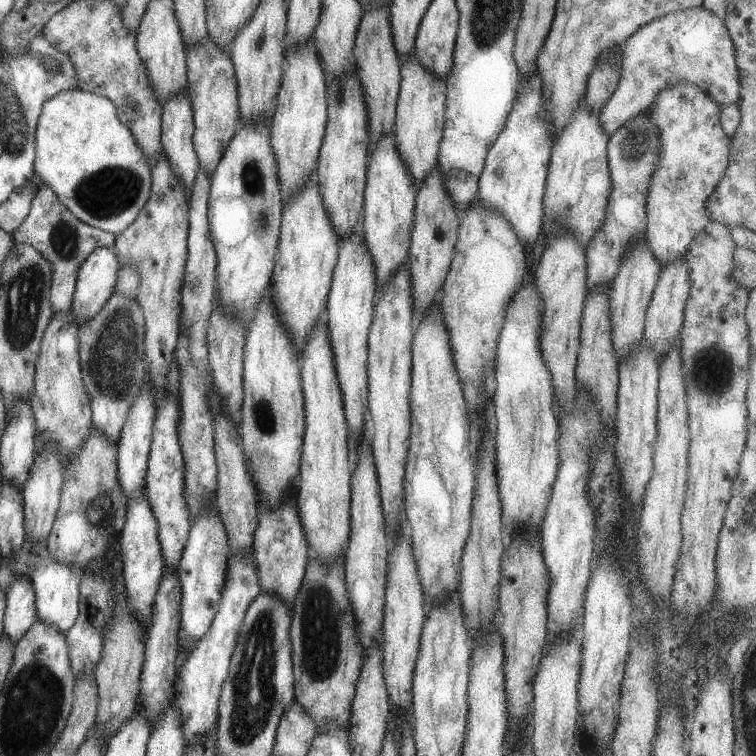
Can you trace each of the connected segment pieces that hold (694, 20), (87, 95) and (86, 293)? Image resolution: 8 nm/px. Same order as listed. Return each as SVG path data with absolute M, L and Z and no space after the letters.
M701 6L670 13L645 24L625 40L621 54L617 89L599 112L602 130L607 135L645 112L661 89L681 81L696 85L719 106L737 104L739 100L740 72L725 21Z
M78 89L62 91L55 94L55 97L48 99L42 107L39 119L36 123L35 139L35 155L34 155L34 172L39 176L39 183L50 187L57 199L73 214L80 222L94 227L95 229L110 233L115 236L122 232L132 221L135 220L137 214L143 209L150 197L151 189L151 170L148 157L143 154L140 147L136 144L135 138L129 129L119 121L118 113L115 106L104 97L96 96L94 93L81 91Z
M98 248L94 249L81 264L74 292L72 295L72 316L80 327L84 321L92 318L101 306L109 299L114 292L115 282L117 281L118 271L120 270L118 259L113 249Z

